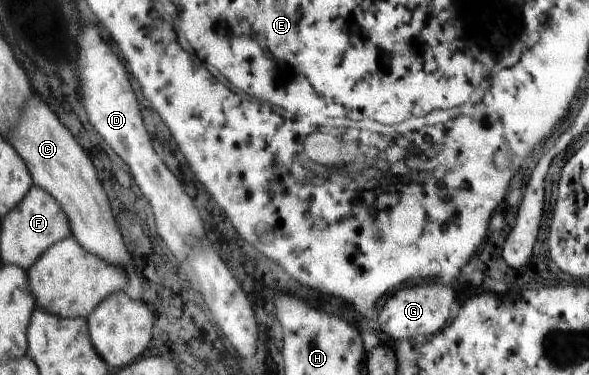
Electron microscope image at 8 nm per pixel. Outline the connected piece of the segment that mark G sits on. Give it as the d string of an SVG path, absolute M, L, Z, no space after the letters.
M433 283L433 285L405 287L405 289L399 289L385 303L383 311L379 313L379 325L395 341L403 341L403 339L409 339L409 337L415 337L415 335L425 335L427 337L431 333L437 333L445 325L453 301L455 301L453 289L449 289L445 285Z

